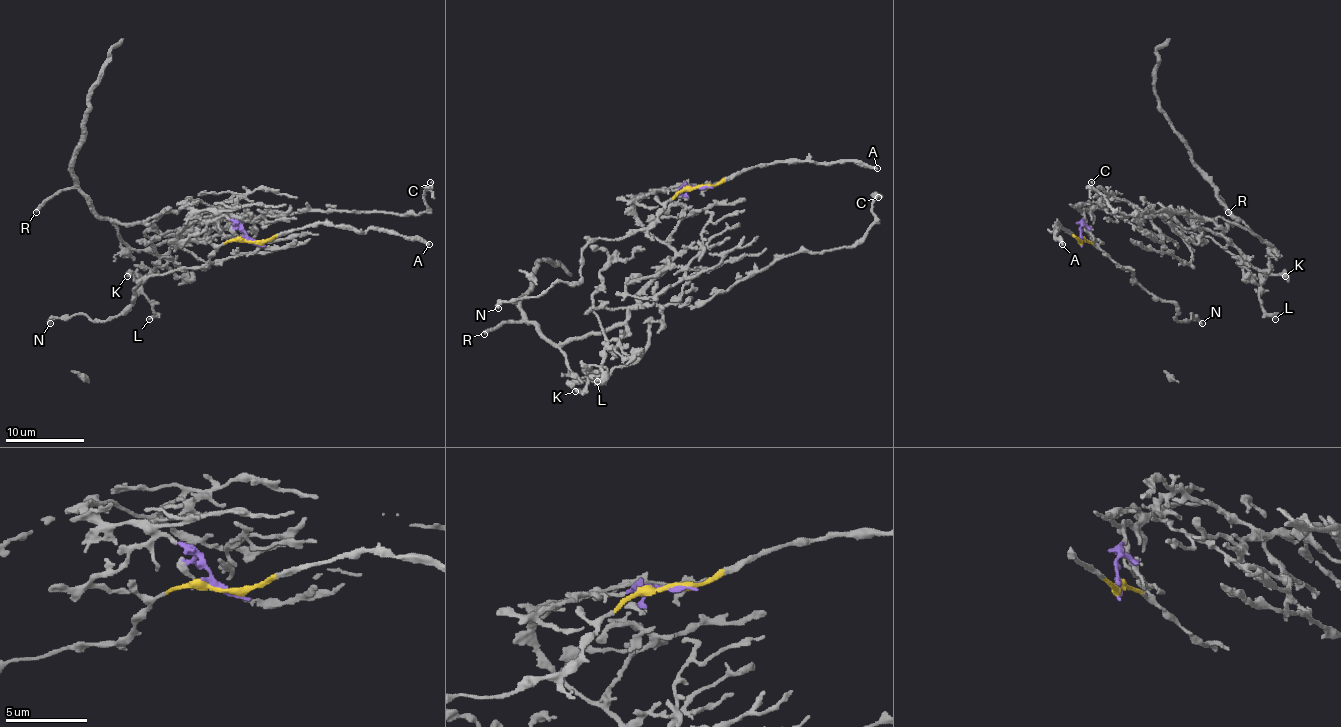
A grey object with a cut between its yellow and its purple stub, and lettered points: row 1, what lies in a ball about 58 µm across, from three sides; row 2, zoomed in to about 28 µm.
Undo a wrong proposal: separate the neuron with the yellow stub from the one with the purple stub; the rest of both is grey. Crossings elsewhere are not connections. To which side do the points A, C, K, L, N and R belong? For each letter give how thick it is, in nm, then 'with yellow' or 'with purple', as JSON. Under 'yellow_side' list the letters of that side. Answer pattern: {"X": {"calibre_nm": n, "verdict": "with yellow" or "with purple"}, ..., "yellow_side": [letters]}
{"A": {"calibre_nm": 280, "verdict": "with yellow"}, "C": {"calibre_nm": 120, "verdict": "with purple"}, "K": {"calibre_nm": 400, "verdict": "with purple"}, "L": {"calibre_nm": 320, "verdict": "with purple"}, "N": {"calibre_nm": 300, "verdict": "with yellow"}, "R": {"calibre_nm": 280, "verdict": "with purple"}, "yellow_side": ["A", "N"]}

